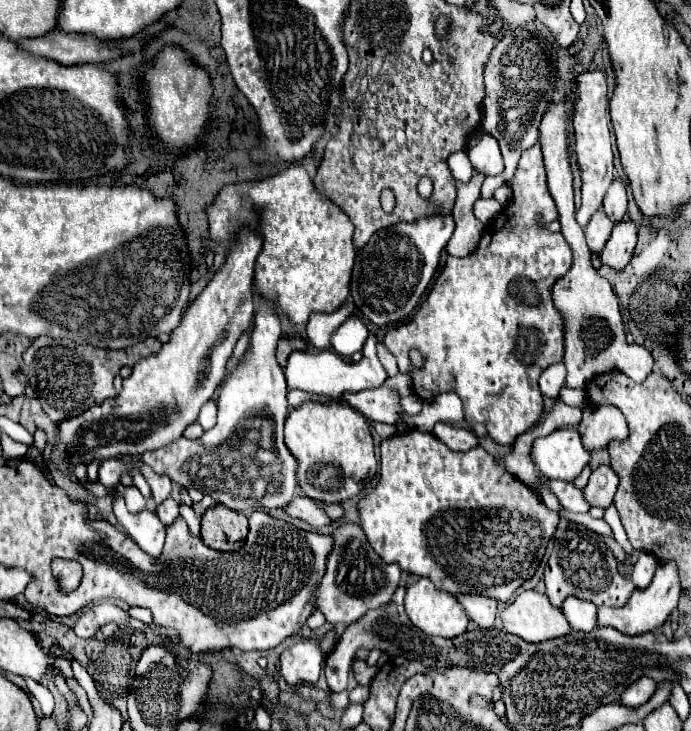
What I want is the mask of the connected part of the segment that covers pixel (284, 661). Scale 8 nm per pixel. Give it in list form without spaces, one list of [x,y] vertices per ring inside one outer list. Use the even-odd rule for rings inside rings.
[[[329,630],[323,638],[307,638],[289,646],[281,654],[281,676],[287,684],[295,686],[297,682],[315,684],[321,674],[321,658],[329,656],[335,646],[335,634]]]

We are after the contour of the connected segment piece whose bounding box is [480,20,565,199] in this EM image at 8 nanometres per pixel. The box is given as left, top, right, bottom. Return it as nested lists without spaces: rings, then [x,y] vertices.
[[[535,20],[533,24],[529,24],[527,28],[517,28],[515,32],[507,32],[503,38],[499,38],[495,42],[495,48],[489,54],[487,66],[485,66],[485,88],[487,88],[487,96],[483,100],[483,110],[481,110],[481,126],[487,134],[491,134],[499,146],[501,146],[501,154],[505,158],[505,169],[503,173],[497,176],[487,176],[481,187],[481,198],[491,198],[493,192],[505,182],[511,180],[519,156],[523,150],[531,148],[537,140],[539,140],[539,124],[543,114],[547,112],[547,108],[551,106],[551,102],[561,102],[565,98],[565,88],[555,88],[557,86],[557,62],[555,62],[555,38],[547,32],[547,28],[543,28],[543,24],[539,20]]]

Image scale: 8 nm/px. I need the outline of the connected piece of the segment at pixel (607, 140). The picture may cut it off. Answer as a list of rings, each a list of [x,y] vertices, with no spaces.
[[[589,70],[581,72],[575,78],[577,82],[577,102],[575,102],[575,116],[573,116],[573,128],[575,128],[575,150],[577,150],[577,162],[583,178],[583,204],[577,212],[577,222],[581,228],[587,226],[589,218],[597,212],[597,208],[603,204],[603,196],[615,178],[613,174],[613,150],[611,150],[611,130],[609,130],[609,100],[607,100],[607,82],[603,72]]]

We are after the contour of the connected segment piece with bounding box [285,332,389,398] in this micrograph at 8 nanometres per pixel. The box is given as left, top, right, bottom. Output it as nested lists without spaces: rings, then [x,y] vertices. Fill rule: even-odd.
[[[371,332],[369,340],[366,340],[362,352],[363,358],[357,364],[347,364],[343,362],[337,354],[321,350],[321,352],[293,352],[289,356],[289,364],[285,368],[285,376],[287,376],[287,386],[289,388],[299,388],[305,392],[313,392],[313,394],[325,394],[331,398],[341,396],[345,390],[349,392],[361,392],[367,388],[379,388],[385,384],[385,380],[389,378],[385,368],[381,366],[377,352],[375,352],[375,334]]]

